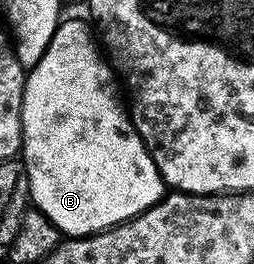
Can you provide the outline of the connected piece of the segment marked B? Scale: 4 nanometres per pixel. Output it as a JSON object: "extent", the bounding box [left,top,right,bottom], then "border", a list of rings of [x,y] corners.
{"extent":[22,19,166,238],"border":[[[65,19],[54,34],[46,54],[38,66],[27,73],[24,81],[22,159],[28,168],[32,191],[30,200],[34,208],[68,238],[109,232],[111,228],[143,215],[166,195],[162,174],[138,130],[132,125],[117,73],[94,43],[93,29],[89,25],[88,28],[80,20]]]}

